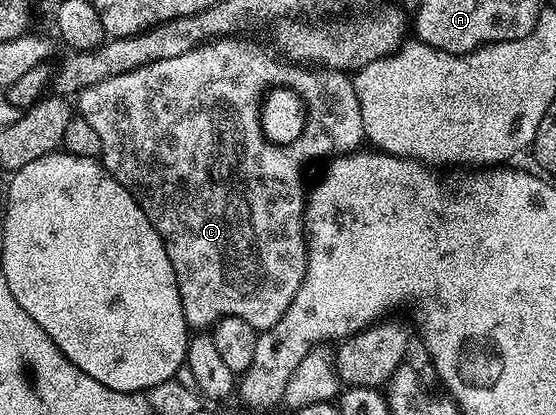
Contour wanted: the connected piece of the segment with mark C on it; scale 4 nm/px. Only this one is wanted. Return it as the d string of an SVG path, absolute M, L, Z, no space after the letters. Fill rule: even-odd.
M221 38L207 44L200 44L194 50L186 54L178 54L178 58L162 58L162 62L150 62L141 68L130 70L128 73L118 74L117 77L108 77L104 81L98 81L96 85L82 89L78 95L78 114L94 126L98 139L102 141L100 156L105 170L110 173L122 186L126 186L135 196L136 201L142 206L146 218L158 230L162 242L166 246L166 254L170 258L170 266L174 266L178 294L182 298L182 310L189 325L196 330L208 330L223 316L242 318L250 322L258 330L273 328L291 307L300 287L304 282L304 275L308 270L308 241L306 239L306 188L304 190L304 167L311 160L320 160L323 156L335 157L337 154L352 154L365 143L366 133L362 126L362 106L358 106L358 94L354 90L351 79L345 73L338 72L334 68L324 67L324 76L320 74L304 74L303 70L296 70L296 62L290 67L282 66L285 59L283 55L274 54L268 48L255 44L252 38ZM274 82L290 82L296 84L302 90L302 94L308 98L308 104L312 108L312 116L306 128L304 138L292 146L290 150L278 150L270 148L262 142L258 132L258 120L256 120L256 104L258 94L264 86Z

